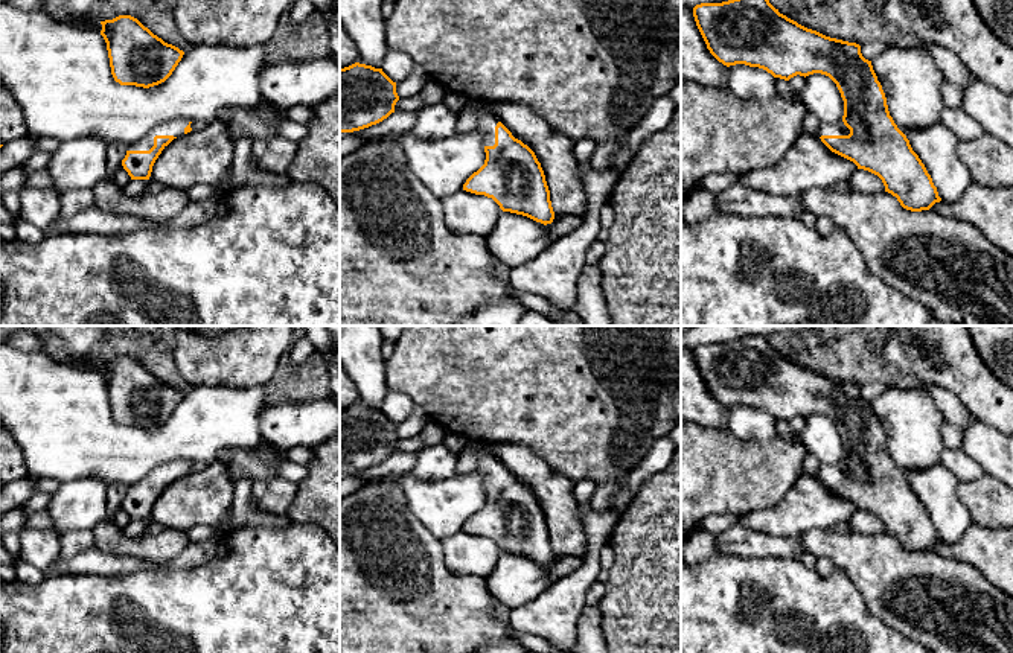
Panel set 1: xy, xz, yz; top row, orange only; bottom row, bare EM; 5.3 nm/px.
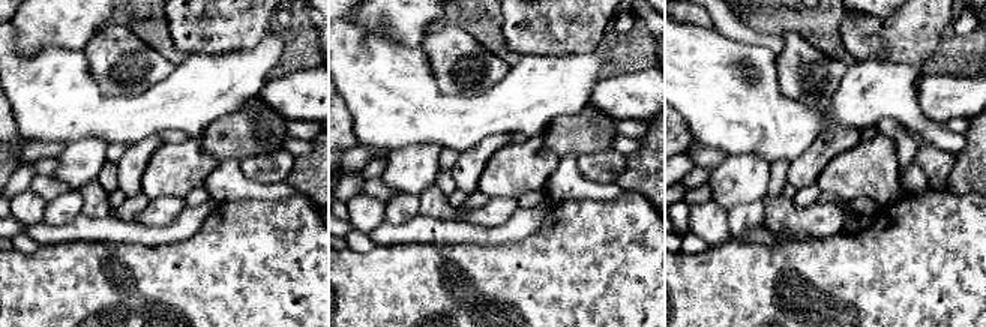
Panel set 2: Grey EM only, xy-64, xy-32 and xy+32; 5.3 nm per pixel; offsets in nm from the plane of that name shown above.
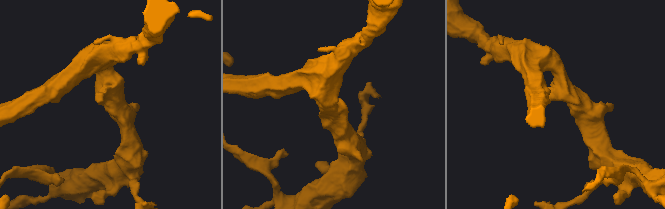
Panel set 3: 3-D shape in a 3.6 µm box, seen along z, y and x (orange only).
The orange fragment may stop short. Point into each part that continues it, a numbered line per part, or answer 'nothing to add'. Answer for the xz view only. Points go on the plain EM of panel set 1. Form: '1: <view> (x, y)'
1: xz (486, 463)

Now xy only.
1: xy (175, 469)

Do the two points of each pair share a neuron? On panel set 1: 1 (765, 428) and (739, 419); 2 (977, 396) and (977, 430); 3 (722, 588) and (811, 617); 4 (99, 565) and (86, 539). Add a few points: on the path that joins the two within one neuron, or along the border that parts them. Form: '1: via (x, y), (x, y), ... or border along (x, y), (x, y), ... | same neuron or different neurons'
1: via (759, 425), (745, 422) | same neuron
2: border along (974, 416), (997, 431) | different neurons
3: via (744, 609), (751, 617), (789, 617) | same neuron
4: border along (95, 547), (72, 557), (61, 556) | different neurons

